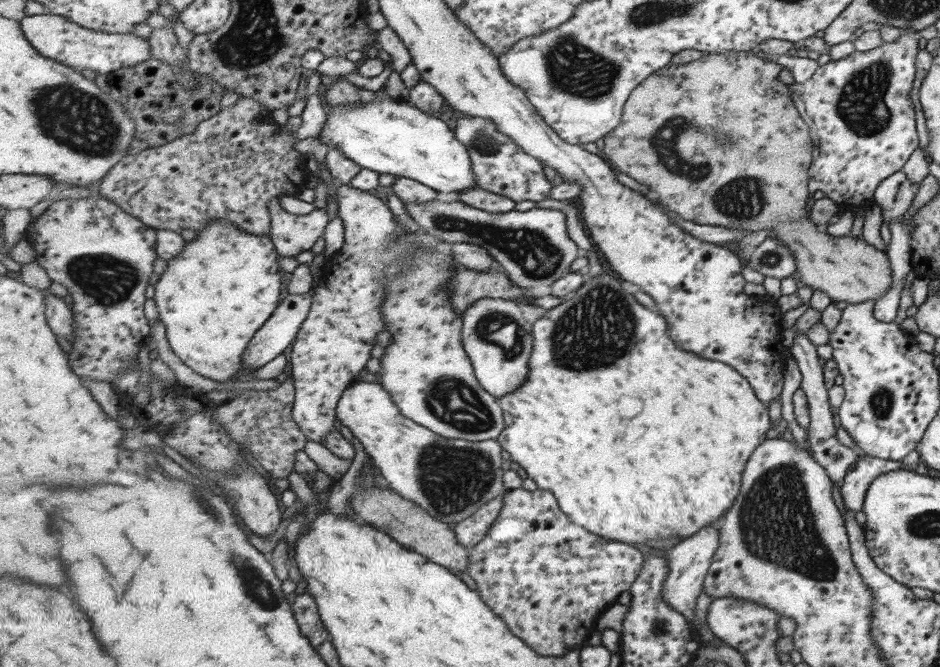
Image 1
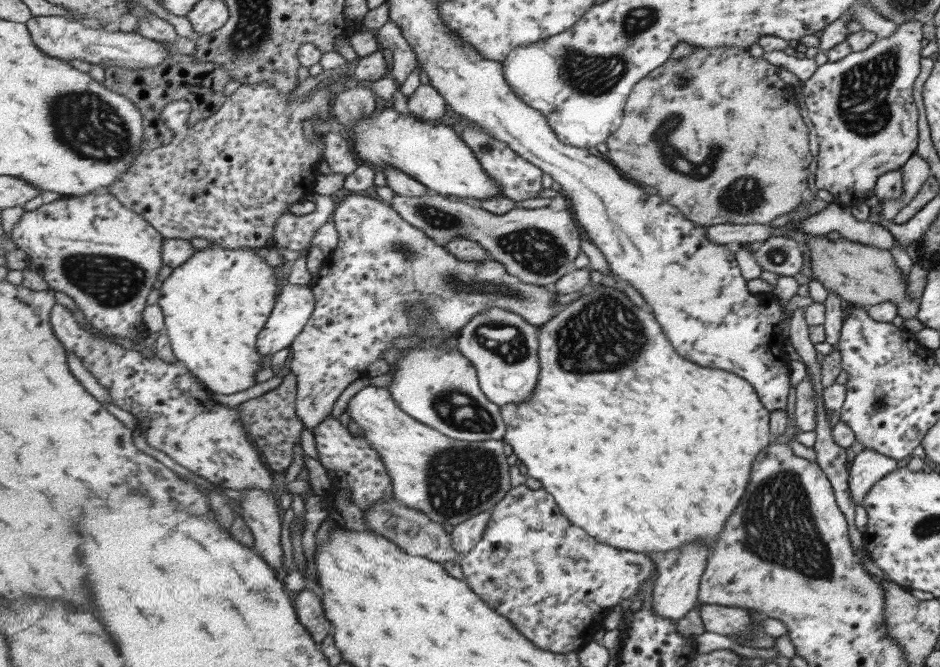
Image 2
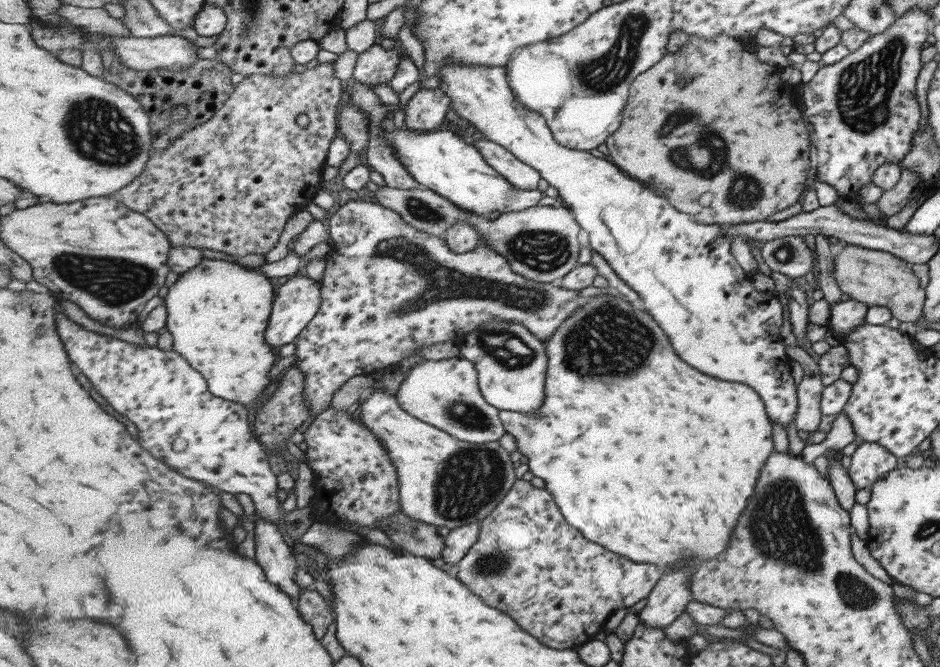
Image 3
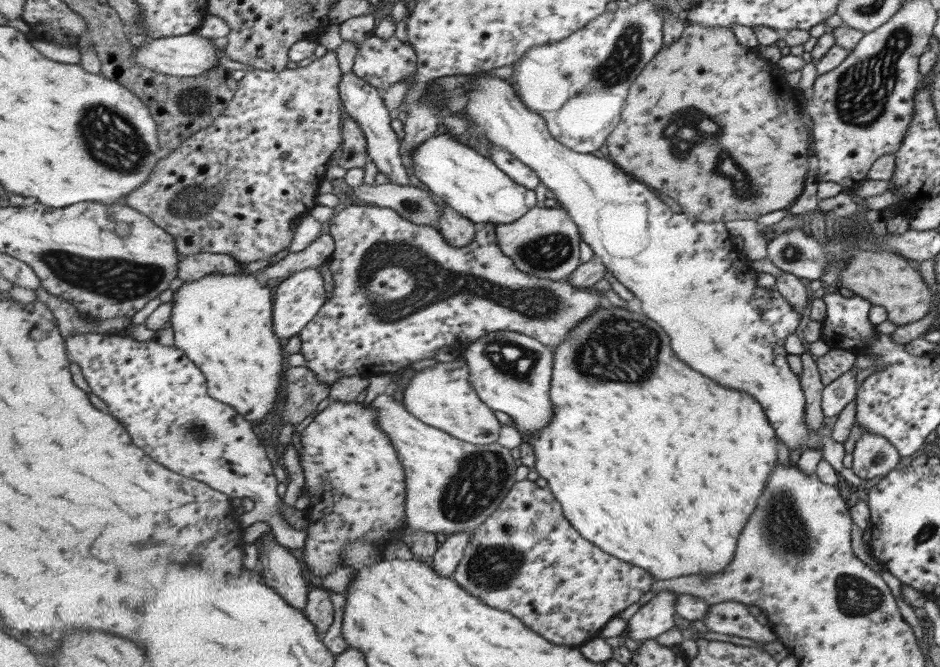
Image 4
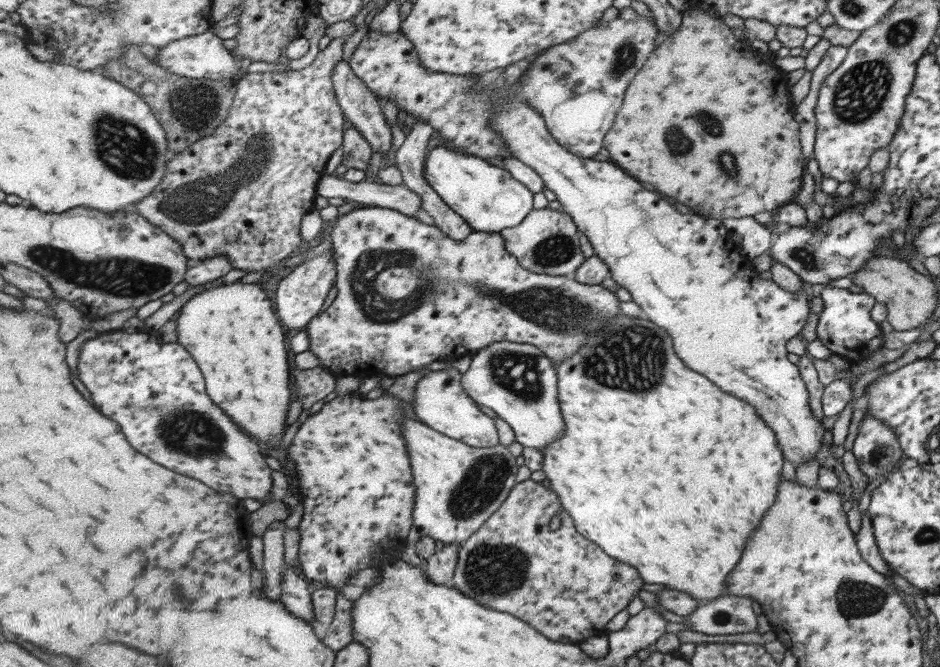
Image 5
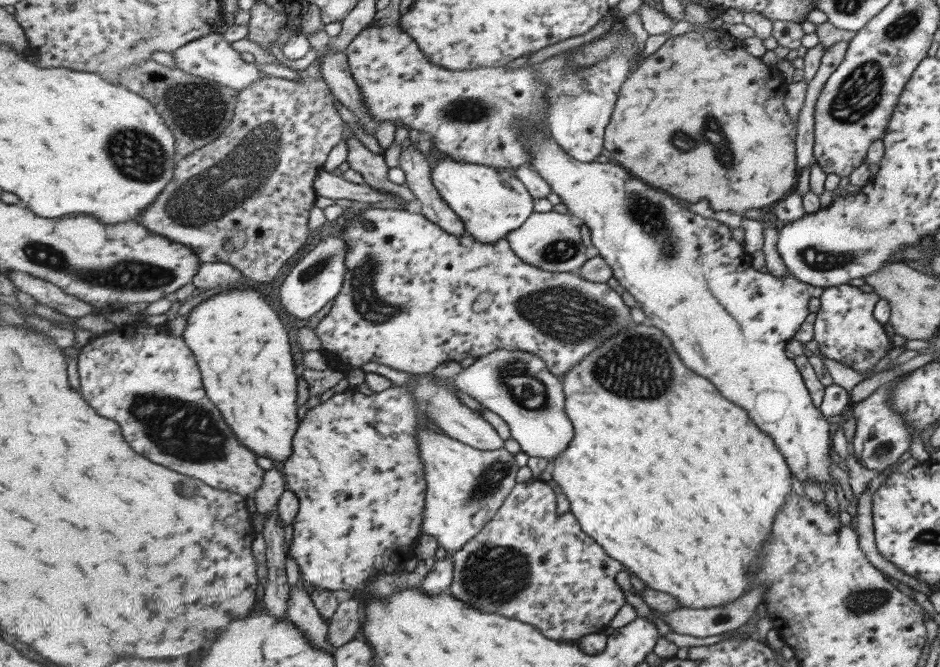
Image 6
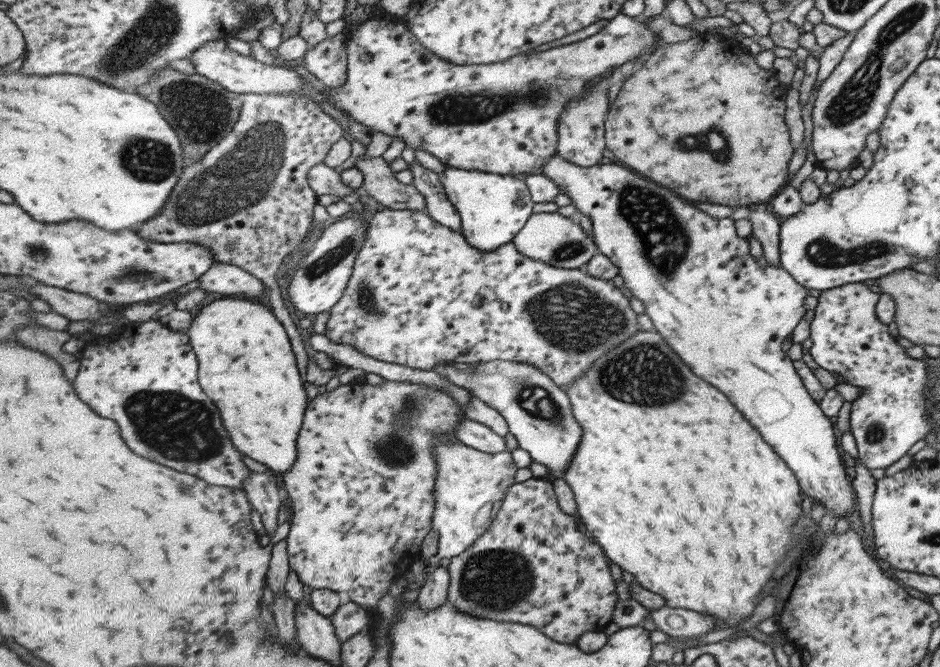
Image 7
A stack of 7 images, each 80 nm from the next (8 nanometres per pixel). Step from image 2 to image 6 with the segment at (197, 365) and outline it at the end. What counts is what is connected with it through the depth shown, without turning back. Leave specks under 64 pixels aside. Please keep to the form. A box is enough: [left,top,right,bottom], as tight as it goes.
[182,286,300,464]

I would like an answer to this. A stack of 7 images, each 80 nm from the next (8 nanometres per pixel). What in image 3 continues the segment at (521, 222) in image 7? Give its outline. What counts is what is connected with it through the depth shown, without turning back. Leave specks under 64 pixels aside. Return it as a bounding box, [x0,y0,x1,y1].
[385,121,545,216]

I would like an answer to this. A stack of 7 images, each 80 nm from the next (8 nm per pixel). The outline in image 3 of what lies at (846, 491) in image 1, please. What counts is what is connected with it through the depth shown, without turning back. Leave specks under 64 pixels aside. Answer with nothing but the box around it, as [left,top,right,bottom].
[846,442,897,489]

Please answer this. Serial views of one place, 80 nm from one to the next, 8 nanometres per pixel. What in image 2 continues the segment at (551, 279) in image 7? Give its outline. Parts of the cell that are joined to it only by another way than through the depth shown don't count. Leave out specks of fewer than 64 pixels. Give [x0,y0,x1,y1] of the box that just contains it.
[290,193,562,432]

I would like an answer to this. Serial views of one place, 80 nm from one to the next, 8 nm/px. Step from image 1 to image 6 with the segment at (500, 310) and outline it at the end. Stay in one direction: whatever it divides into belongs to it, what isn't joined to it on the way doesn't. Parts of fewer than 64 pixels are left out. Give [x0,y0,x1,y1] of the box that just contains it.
[455,348,576,462]

